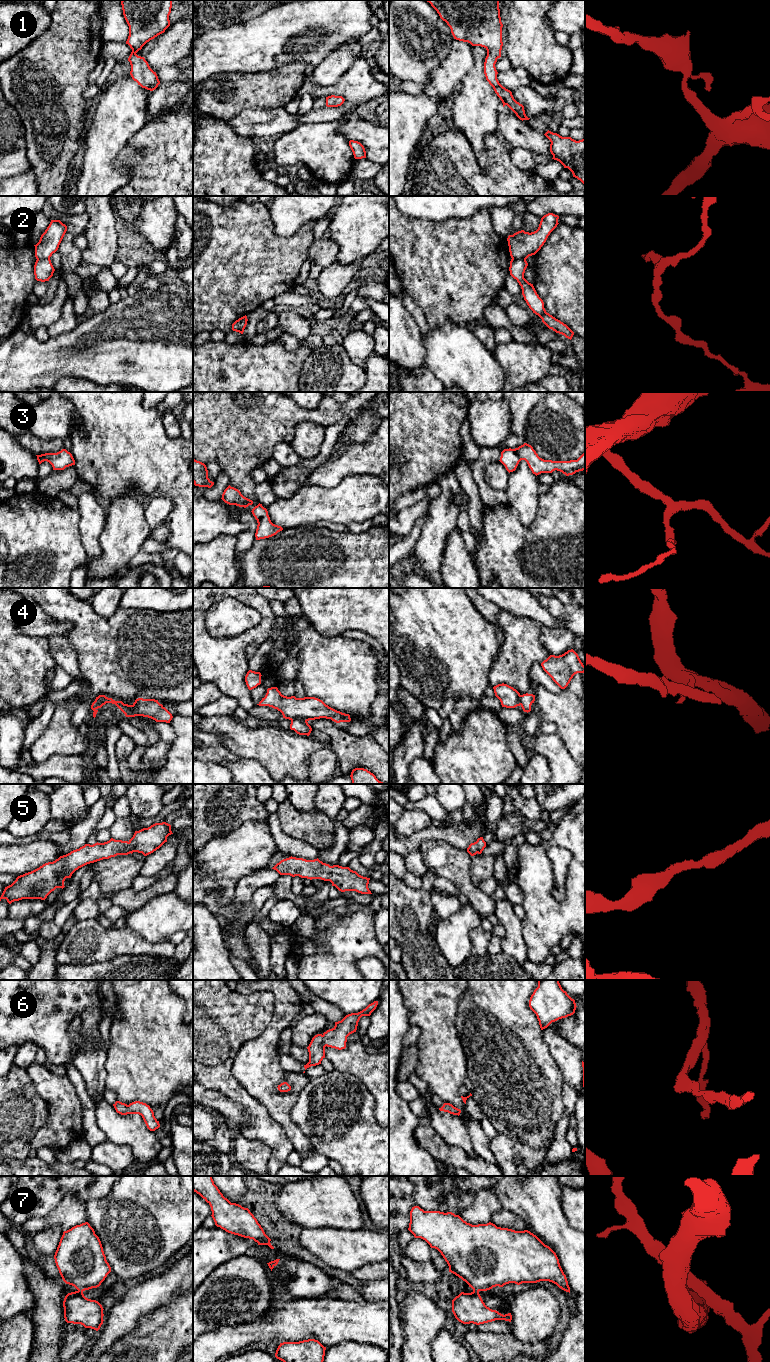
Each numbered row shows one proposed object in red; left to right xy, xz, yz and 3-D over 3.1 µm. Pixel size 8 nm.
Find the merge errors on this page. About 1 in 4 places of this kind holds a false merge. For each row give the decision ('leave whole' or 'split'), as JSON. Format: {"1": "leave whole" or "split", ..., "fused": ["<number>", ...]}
{"1": "leave whole", "2": "split", "3": "leave whole", "4": "split", "5": "leave whole", "6": "leave whole", "7": "split", "fused": ["2", "4", "7"]}

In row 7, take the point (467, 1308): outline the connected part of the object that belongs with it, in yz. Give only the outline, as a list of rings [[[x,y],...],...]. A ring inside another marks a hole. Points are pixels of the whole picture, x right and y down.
[[[478,1291],[461,1292],[452,1300],[452,1312],[455,1318],[463,1324],[484,1324],[495,1320],[511,1322],[512,1315],[501,1314],[485,1305]]]

